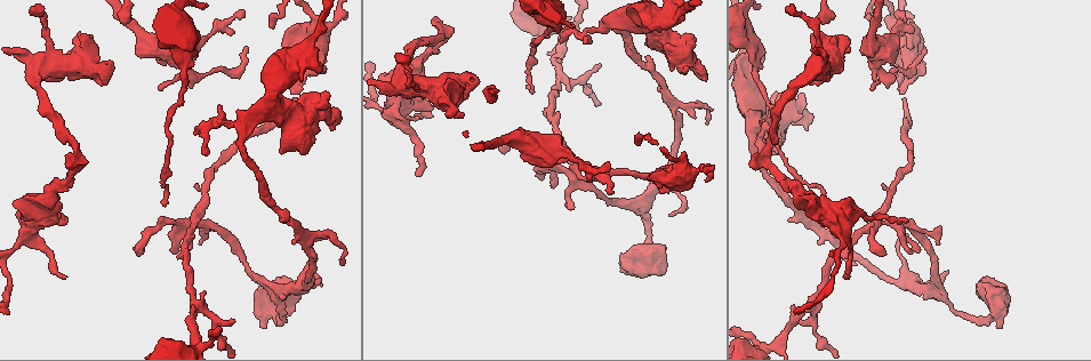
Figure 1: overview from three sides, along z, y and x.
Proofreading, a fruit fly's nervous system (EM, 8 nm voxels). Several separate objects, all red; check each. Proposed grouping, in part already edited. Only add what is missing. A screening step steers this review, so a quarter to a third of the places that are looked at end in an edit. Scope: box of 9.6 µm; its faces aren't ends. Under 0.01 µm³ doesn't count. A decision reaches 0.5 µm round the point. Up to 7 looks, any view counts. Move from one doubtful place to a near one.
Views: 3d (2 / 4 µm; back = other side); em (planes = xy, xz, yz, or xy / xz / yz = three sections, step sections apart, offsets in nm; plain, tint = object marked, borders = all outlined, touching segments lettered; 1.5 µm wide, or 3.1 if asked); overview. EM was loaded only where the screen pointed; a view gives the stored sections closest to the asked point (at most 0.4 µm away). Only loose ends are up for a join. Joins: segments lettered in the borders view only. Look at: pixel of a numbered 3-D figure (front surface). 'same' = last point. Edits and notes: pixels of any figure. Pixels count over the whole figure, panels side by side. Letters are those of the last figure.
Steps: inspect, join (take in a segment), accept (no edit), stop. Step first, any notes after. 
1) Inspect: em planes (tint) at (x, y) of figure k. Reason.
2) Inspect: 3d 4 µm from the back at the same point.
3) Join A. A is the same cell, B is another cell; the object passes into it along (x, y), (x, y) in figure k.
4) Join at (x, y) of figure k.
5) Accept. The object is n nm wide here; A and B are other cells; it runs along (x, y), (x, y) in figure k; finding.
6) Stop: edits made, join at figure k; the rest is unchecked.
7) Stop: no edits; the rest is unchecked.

Inspect: 3d 4 µm at (207, 153) of figure 1. Branch stops here.

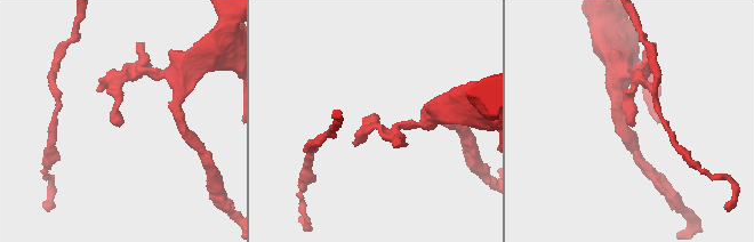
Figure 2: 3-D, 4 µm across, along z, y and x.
Inspect: em planes (tint) at (629, 124) of figure 2.

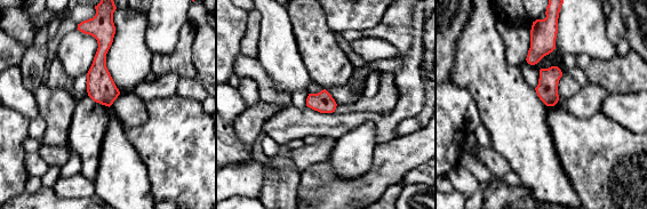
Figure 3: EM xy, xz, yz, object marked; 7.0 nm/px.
Inspect: em planes (borders) at the same point. See the neighbours.

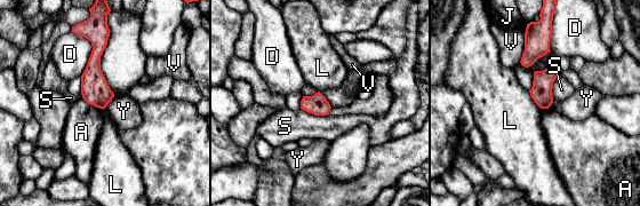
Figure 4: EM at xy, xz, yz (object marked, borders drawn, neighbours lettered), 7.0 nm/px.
Accept. A, D, J, L, S, V and Y are other cells; a border runs along (528, 92), (533, 101), (541, 109) in figure 4; no lettered segment goes on from it.

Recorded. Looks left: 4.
Inspect: em planes (borders) at (430, 116) of figure 1. Free end.

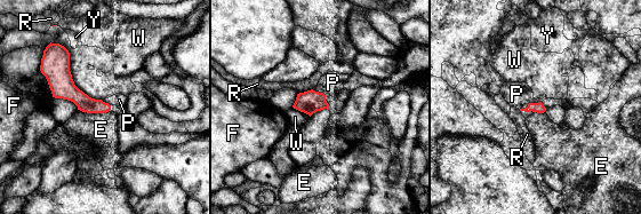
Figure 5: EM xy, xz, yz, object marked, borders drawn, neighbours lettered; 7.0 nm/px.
Accept. E, F, P, R, W and Y are other cells; no lettered segment goes on from it.

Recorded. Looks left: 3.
Inspect: em planes (tint) at (65, 158) of figure 1. An open end.

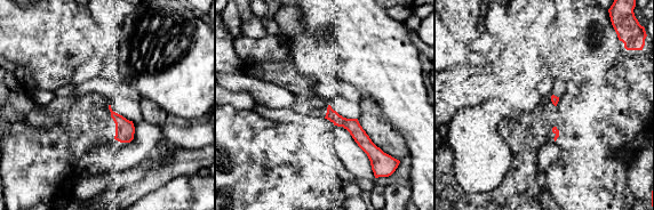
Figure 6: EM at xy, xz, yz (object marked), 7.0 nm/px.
Inspect: em planes (borders) at the same point.

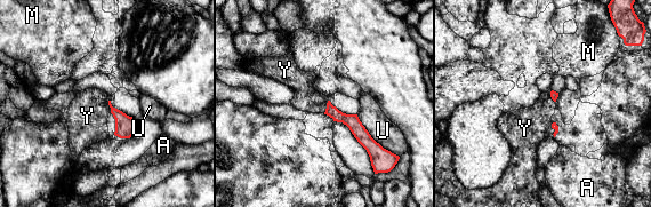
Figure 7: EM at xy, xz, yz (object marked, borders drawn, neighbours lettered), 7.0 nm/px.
Join Y. Y is the same cell, A, M and U are other cells; the neuron continues.

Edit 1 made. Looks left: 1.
Stop: edits made, join at figure 7; the rest is unchecked.

